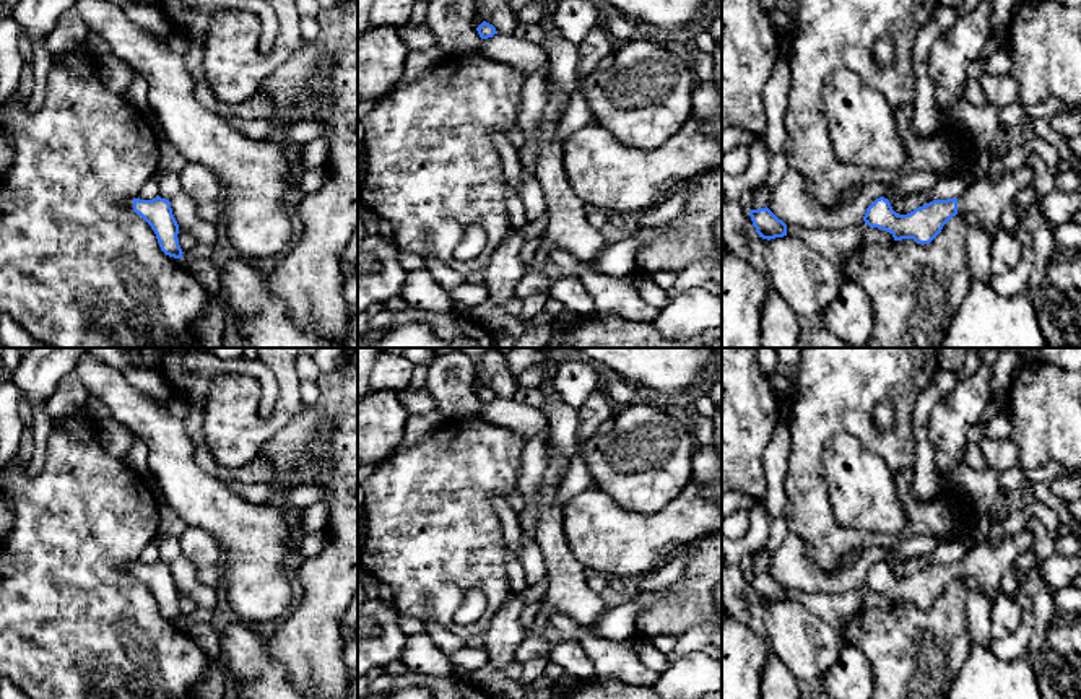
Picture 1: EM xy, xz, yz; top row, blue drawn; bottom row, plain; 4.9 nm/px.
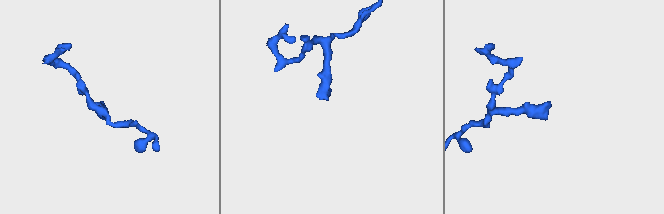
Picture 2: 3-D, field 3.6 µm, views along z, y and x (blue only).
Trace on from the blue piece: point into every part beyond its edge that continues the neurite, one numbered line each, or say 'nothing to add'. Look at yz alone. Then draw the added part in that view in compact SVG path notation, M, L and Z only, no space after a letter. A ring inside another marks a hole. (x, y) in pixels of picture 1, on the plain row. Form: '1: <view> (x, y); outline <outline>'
1: yz (987, 563); outline M1029 528L1001 543L985 540L957 561L957 577L974 577L990 598L996 598L1006 571L1014 566L1021 553L1034 548L1035 536Z

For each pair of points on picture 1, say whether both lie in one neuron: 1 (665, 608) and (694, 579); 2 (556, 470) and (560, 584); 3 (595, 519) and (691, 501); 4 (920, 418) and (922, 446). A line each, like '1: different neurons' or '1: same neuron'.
1: same neuron
2: same neuron
3: same neuron
4: same neuron

